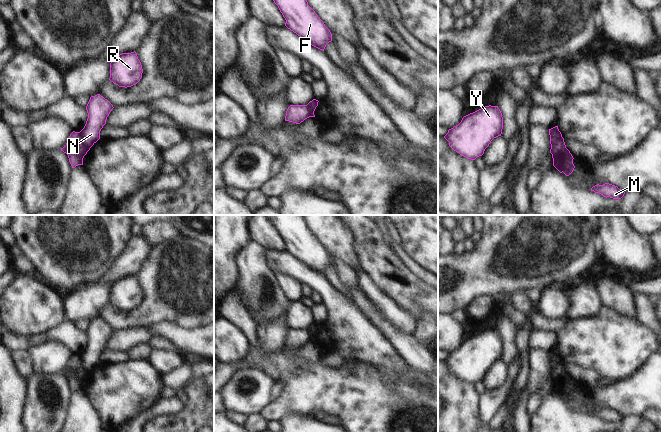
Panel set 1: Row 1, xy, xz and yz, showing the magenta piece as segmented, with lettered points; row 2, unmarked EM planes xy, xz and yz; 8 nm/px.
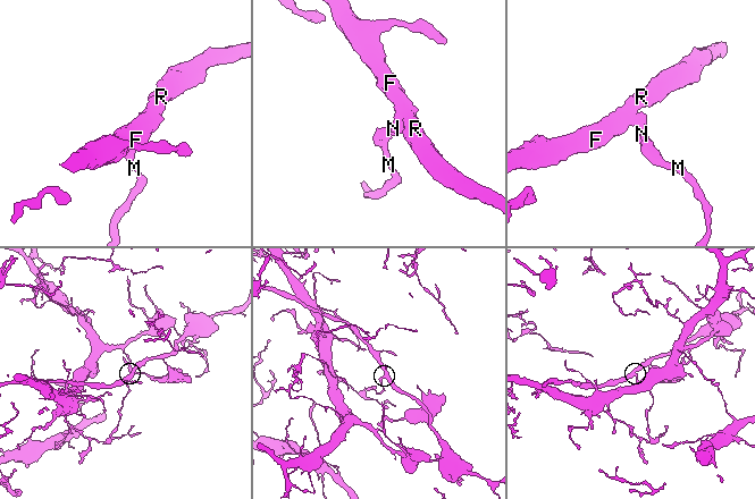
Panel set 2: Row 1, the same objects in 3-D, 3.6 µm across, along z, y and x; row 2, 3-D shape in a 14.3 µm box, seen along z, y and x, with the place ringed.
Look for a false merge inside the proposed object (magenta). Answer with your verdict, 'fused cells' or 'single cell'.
fused cells

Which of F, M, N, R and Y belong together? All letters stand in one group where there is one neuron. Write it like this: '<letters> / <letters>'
F N R Y / M

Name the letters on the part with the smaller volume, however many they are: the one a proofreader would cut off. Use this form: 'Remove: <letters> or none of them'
Remove: F, N, R, Y

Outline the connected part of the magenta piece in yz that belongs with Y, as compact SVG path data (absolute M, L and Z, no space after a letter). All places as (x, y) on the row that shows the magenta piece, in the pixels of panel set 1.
M485 106L464 116L461 122L448 130L444 138L460 155L475 160L484 154L491 141L501 136L503 117L498 106Z

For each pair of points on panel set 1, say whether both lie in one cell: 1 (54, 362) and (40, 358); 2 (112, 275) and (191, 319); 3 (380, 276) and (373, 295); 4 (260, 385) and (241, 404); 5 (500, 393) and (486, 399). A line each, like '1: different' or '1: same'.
1: same
2: different
3: different
4: same
5: same

